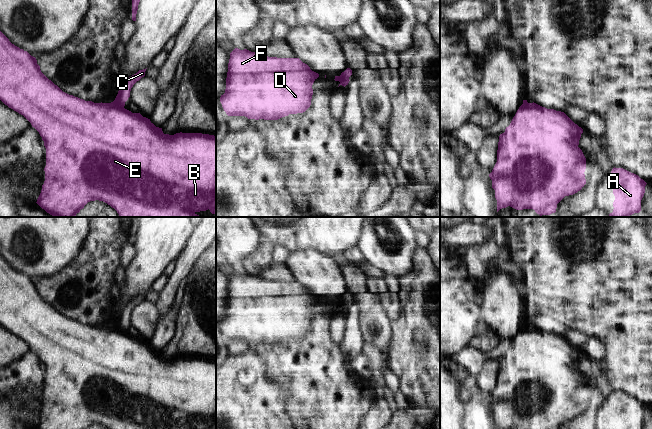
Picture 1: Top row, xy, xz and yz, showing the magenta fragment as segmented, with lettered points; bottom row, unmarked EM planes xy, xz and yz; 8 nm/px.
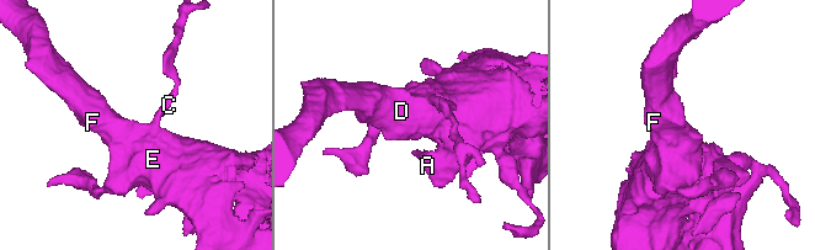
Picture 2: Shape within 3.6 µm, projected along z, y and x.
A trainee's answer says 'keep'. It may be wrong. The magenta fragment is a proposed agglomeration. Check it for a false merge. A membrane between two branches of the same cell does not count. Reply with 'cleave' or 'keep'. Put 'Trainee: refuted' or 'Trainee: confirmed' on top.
Trainee: refuted
cleave

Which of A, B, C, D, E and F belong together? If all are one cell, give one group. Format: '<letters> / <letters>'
A B D E F / C

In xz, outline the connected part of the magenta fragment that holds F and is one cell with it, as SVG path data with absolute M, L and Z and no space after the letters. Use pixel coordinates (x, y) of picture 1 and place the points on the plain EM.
M235 272L220 326L228 340L278 344L310 331L312 309L318 301L299 282L268 281Z

